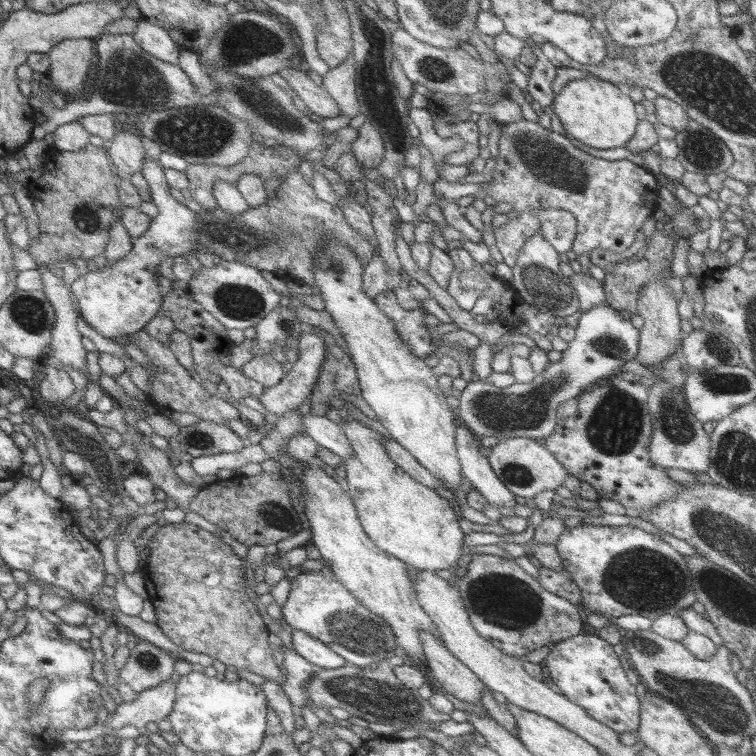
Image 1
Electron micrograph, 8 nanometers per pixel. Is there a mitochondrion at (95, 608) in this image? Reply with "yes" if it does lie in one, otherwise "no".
no

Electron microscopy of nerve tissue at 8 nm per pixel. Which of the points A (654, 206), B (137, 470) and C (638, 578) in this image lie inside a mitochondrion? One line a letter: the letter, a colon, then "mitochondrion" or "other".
A: other
B: other
C: mitochondrion

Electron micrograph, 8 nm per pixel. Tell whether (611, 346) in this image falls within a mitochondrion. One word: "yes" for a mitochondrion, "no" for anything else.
yes

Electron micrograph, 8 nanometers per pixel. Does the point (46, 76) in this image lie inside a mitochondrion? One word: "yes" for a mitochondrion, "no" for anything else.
no

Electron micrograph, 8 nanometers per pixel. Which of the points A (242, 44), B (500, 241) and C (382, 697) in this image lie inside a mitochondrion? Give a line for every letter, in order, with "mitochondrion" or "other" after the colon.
A: mitochondrion
B: other
C: mitochondrion

